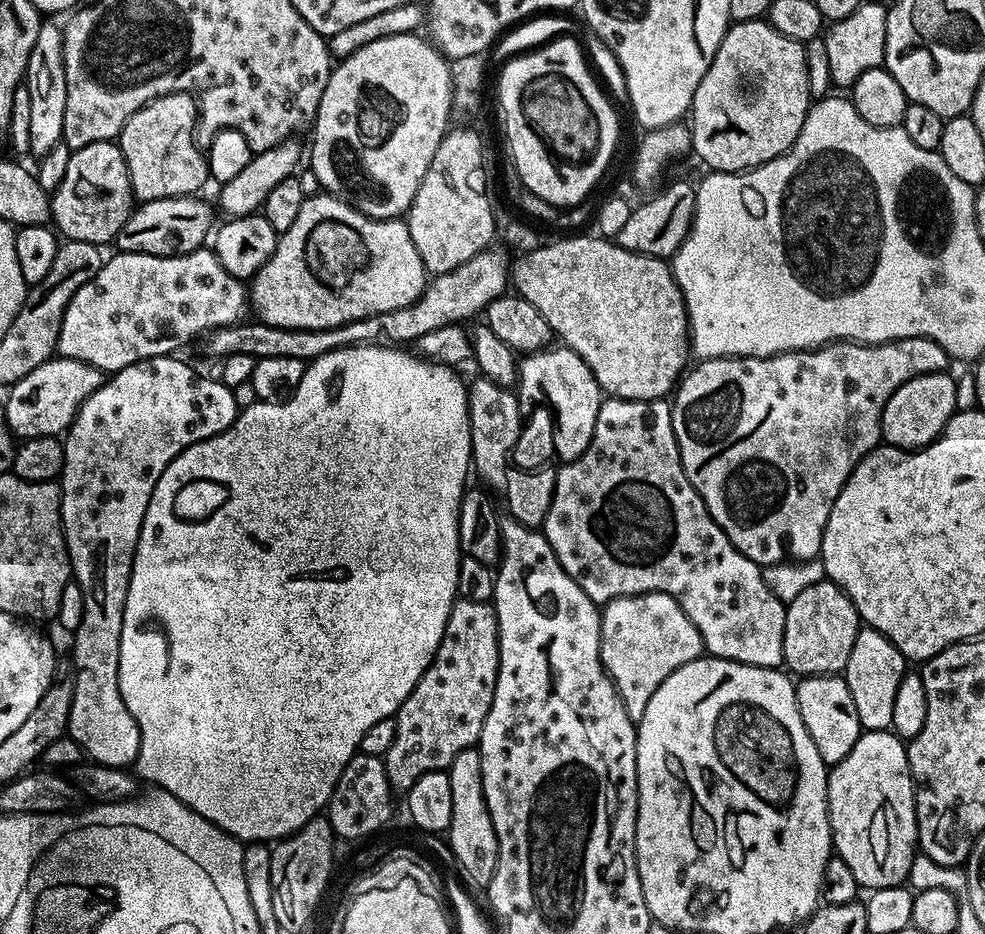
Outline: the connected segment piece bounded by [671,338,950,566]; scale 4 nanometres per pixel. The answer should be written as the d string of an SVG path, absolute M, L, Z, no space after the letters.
M902 338L885 344L833 342L823 348L777 356L701 360L681 379L674 392L676 400L671 401L674 434L686 478L732 545L755 564L817 559L830 510L834 510L842 486L858 462L881 443L882 410L886 410L890 394L910 378L945 371L947 364L950 357L946 350L930 338Z

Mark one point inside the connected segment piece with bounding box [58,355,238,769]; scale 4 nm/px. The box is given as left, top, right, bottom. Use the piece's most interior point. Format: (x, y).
(136, 423)

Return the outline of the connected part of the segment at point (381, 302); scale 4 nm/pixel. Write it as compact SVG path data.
M331 194L305 195L302 210L290 230L279 233L276 248L250 280L250 308L255 319L272 327L316 331L342 327L372 315L386 314L414 304L429 283L418 249L403 219L375 220Z

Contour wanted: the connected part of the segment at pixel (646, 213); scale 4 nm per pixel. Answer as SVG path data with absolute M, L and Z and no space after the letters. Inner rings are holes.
M680 180L669 188L661 190L657 196L649 198L645 204L636 204L630 214L630 219L624 223L622 230L614 238L615 243L621 244L626 250L646 254L647 256L658 256L671 258L682 246L682 242L692 229L692 216L696 213L696 190L686 181Z

